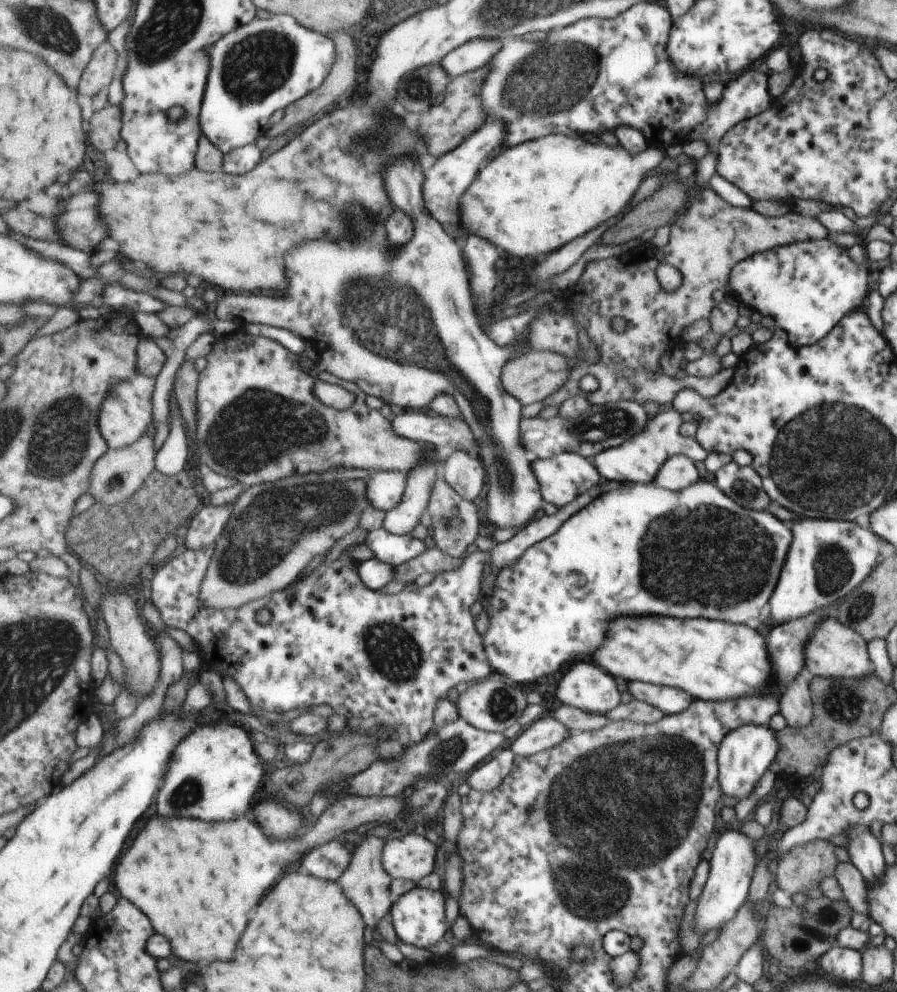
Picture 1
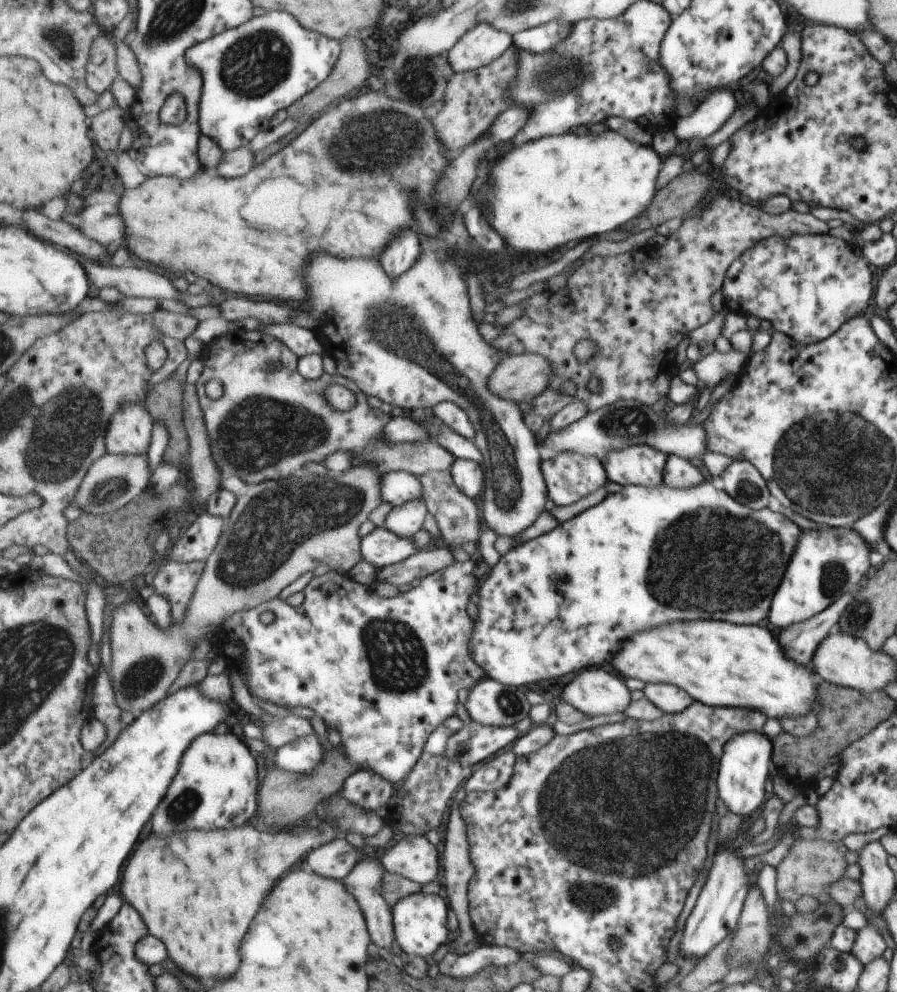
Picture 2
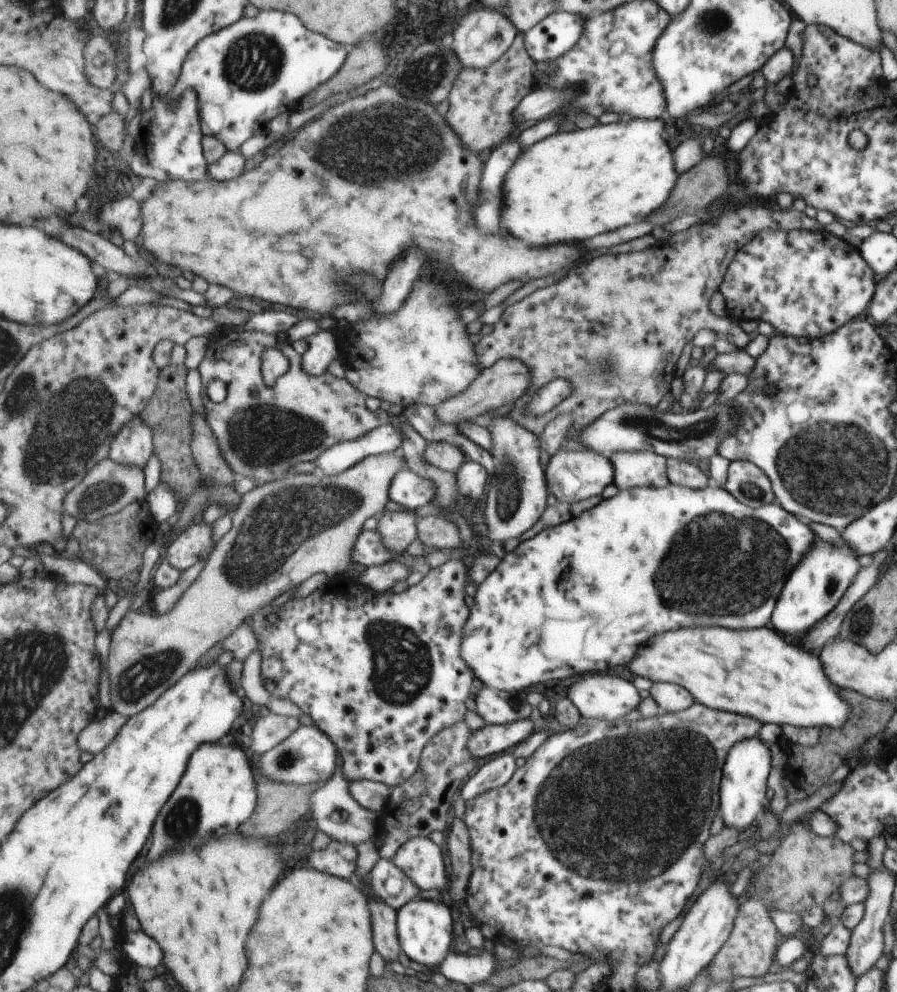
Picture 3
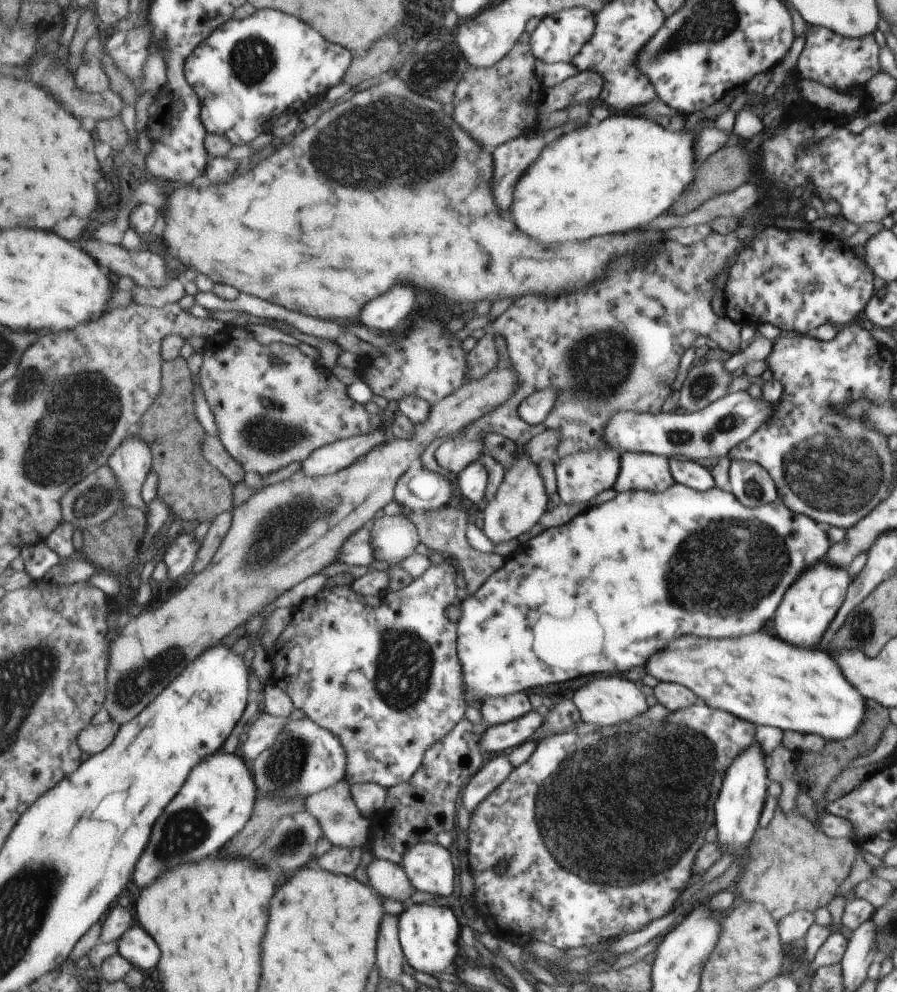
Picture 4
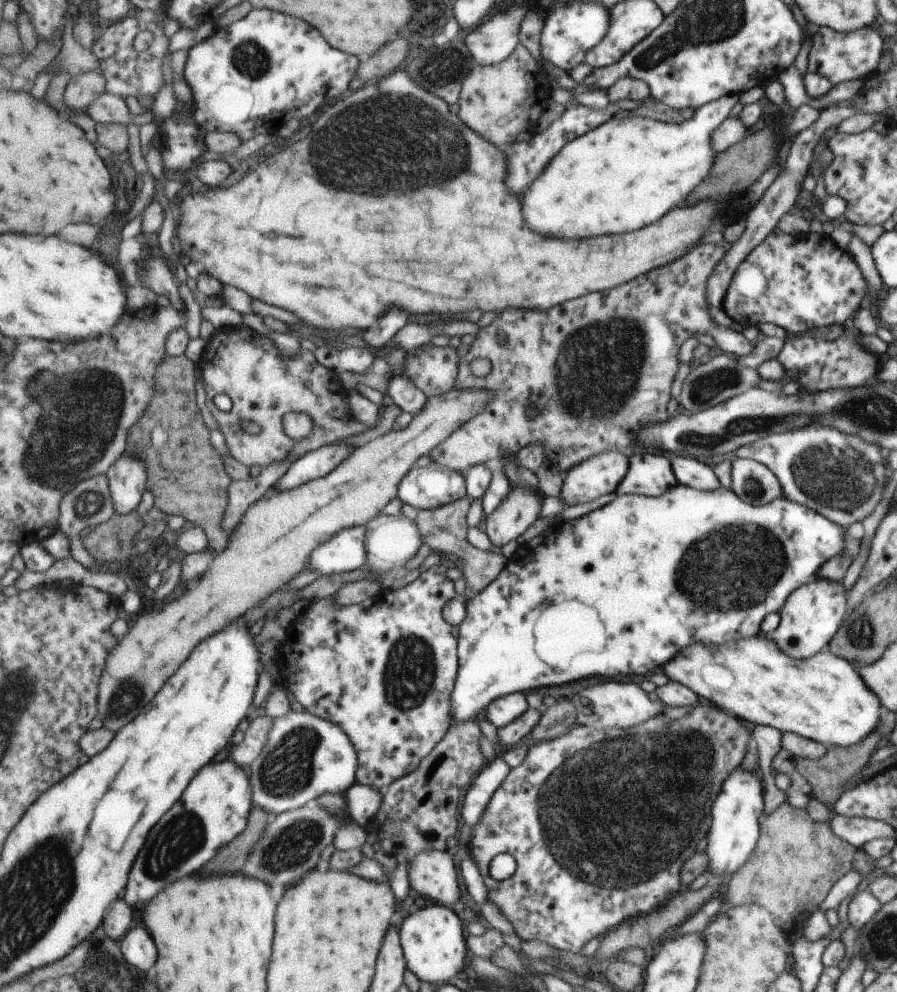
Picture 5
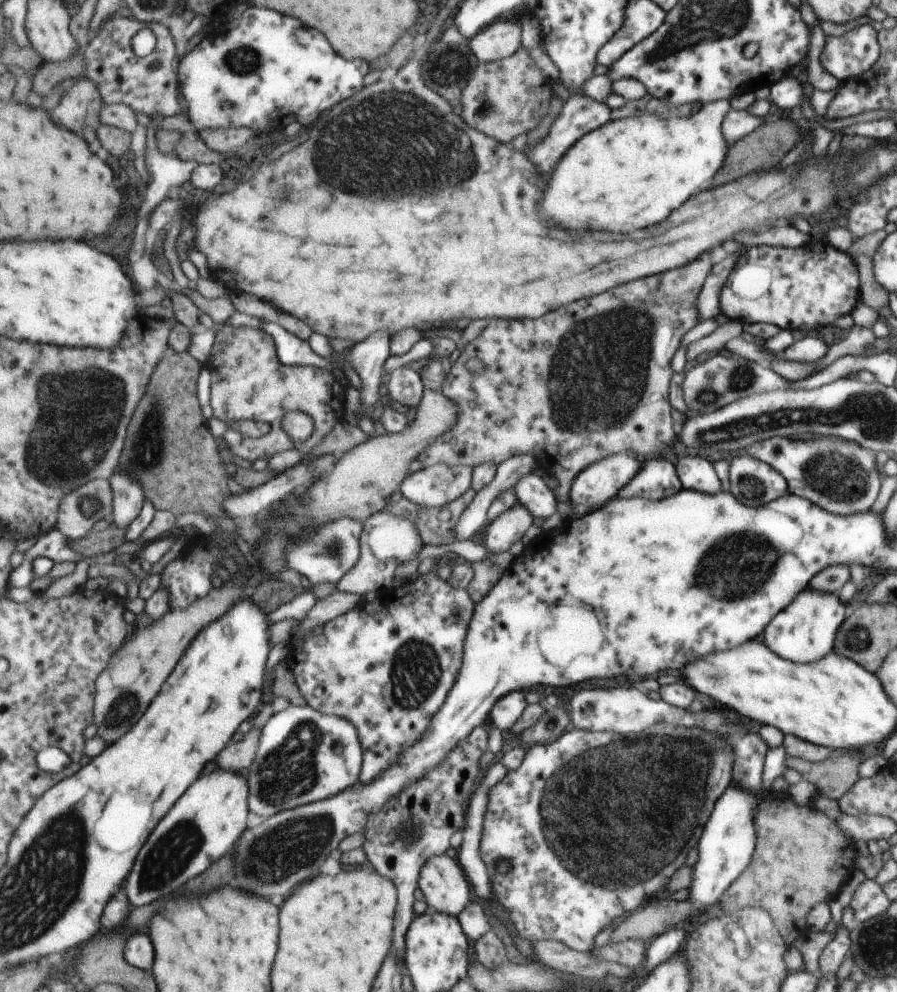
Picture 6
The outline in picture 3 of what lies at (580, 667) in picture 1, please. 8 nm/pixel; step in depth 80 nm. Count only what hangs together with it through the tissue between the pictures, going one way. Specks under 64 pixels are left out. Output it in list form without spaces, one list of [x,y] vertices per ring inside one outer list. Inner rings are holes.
[[[587,674],[567,690],[569,702],[584,719],[595,719],[616,724],[639,702],[637,690],[611,674]]]

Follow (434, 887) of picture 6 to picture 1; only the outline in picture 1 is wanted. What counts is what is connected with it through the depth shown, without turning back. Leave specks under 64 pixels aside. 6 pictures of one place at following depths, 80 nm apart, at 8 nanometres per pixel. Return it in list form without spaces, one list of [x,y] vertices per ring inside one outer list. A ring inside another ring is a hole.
[[[396,834],[386,839],[382,863],[393,879],[419,882],[435,871],[437,852],[437,846],[421,834]]]

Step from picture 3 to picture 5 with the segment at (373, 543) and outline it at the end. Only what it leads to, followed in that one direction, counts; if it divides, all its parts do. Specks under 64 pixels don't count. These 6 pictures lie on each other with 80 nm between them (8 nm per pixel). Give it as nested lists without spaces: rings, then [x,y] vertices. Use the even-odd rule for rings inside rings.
[[[366,525],[343,529],[314,551],[310,570],[319,572],[321,576],[331,576],[365,568],[368,561],[367,534]]]

